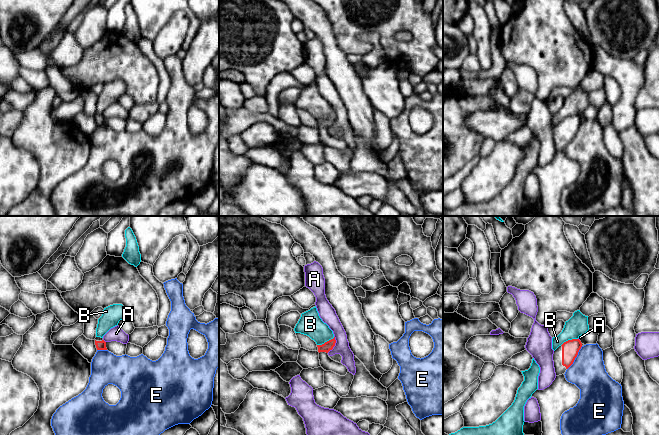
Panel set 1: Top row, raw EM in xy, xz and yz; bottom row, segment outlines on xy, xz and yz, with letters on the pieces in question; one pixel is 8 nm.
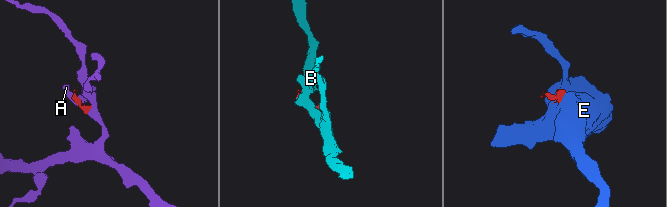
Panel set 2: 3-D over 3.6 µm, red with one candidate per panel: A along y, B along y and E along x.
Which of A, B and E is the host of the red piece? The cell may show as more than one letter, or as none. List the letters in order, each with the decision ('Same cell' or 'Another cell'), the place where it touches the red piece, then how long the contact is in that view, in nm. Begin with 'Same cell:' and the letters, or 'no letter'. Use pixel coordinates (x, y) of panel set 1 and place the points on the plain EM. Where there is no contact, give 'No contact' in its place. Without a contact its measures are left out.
Same cell: no letter
A: Another cell. Touches red at xz (334, 121). Shared border 150 nm
B: Another cell. Touches red at xz (325, 118). Shared border 160 nm
E: Another cell. Touches red at yz (575, 133). Shared border 220 nm

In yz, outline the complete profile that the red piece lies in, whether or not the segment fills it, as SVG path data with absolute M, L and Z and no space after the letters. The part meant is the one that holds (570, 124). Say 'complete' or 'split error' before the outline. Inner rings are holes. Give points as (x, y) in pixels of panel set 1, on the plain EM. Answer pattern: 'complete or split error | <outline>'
split error | M589 105L580 116L568 116L559 122L553 130L556 152L565 150L566 146L573 140L583 120L596 120L598 111L599 108Z

